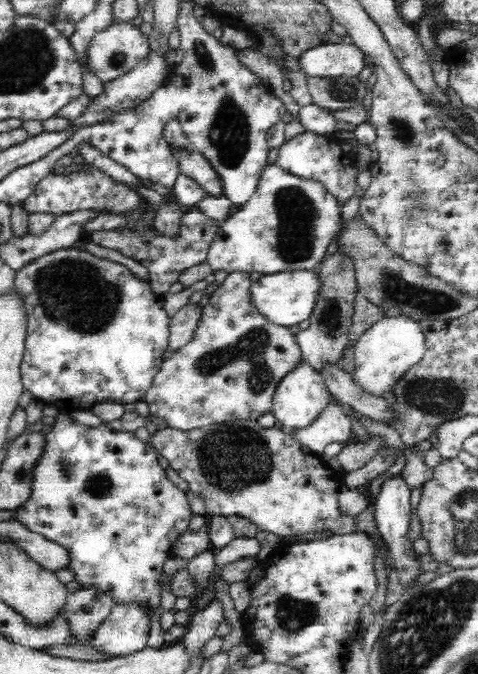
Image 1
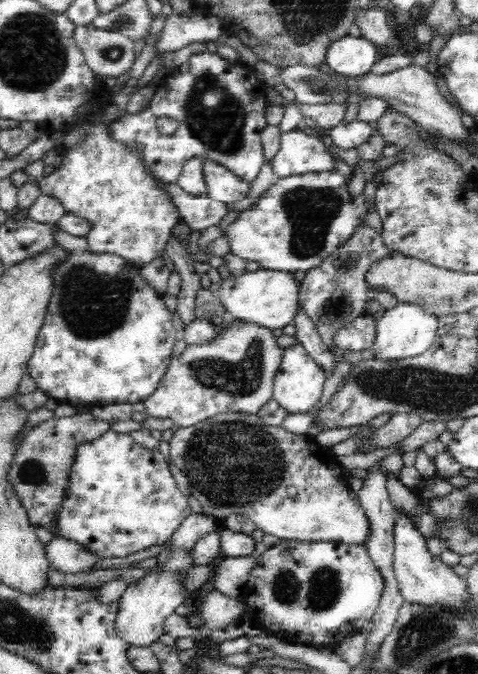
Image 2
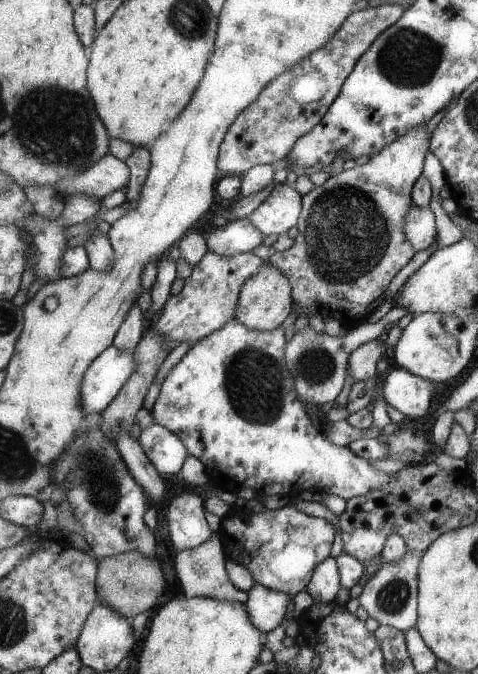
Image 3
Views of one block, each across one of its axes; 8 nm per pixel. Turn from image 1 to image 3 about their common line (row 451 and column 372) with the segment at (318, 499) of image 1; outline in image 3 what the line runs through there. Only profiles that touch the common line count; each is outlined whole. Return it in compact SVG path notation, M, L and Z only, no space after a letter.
M420 124L394 139L376 156L371 156L367 164L330 174L324 184L303 195L302 214L296 224L298 235L293 246L283 252L273 252L268 260L291 280L292 296L296 297L294 319L297 323L306 322L309 316L319 313L323 319L338 320L347 331L355 329L360 322L366 322L372 312L367 311L369 306L386 294L392 279L412 260L414 248L404 232L404 214L413 204L411 194L422 176L424 158L430 147L431 134L426 126Z

